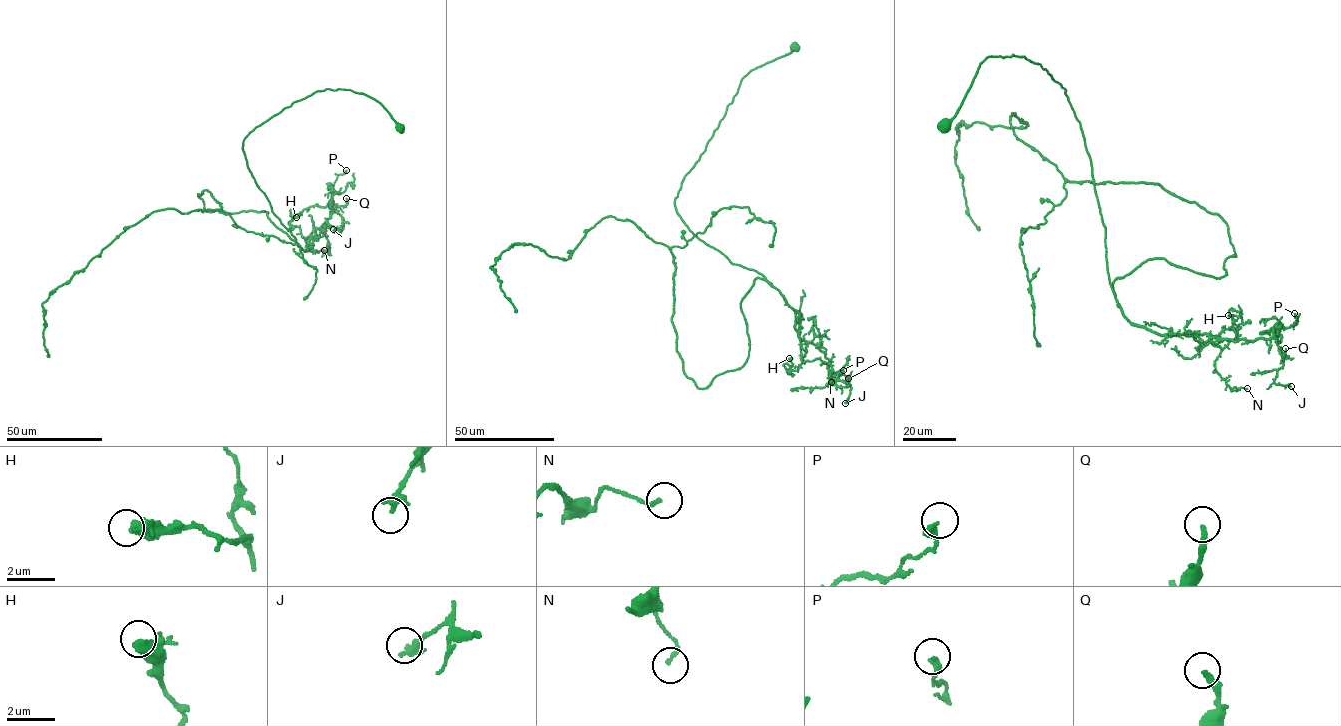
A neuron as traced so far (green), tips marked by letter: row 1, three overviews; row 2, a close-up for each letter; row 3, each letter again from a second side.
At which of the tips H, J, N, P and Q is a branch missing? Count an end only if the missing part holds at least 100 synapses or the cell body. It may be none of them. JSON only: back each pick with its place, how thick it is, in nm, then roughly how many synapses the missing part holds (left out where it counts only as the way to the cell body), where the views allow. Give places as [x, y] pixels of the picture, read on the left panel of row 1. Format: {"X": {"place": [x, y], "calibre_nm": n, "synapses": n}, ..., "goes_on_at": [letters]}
{"goes_on_at": []}

